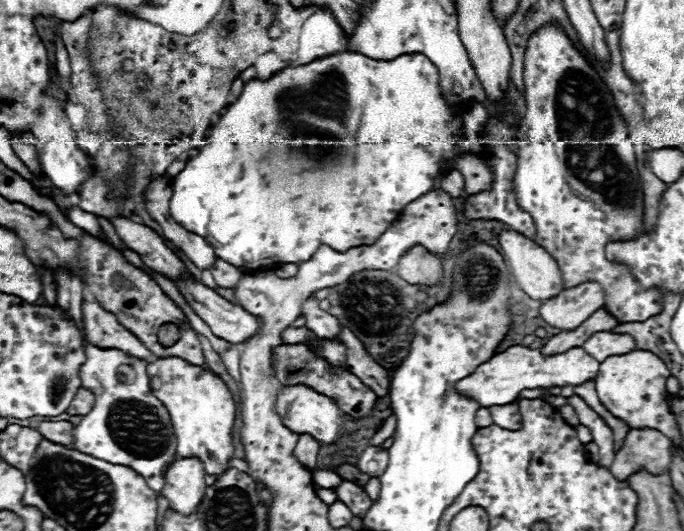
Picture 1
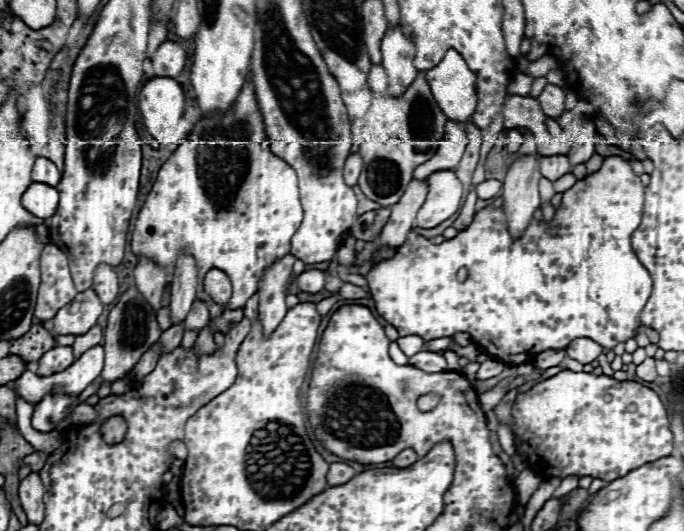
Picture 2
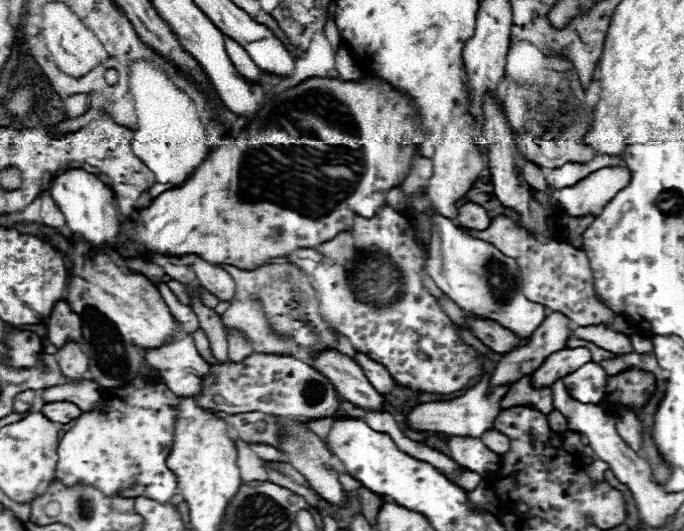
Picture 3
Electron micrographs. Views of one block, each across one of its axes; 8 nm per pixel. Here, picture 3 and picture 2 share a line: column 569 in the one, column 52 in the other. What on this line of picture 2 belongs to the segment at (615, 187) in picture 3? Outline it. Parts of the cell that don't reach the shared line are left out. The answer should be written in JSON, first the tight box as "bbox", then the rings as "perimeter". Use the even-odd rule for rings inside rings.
{"bbox":[22,182,58,218],"perimeter":[[[34,182],[22,196],[22,206],[38,216],[38,218],[50,218],[56,212],[58,206],[58,190],[42,184],[42,182]]]}

